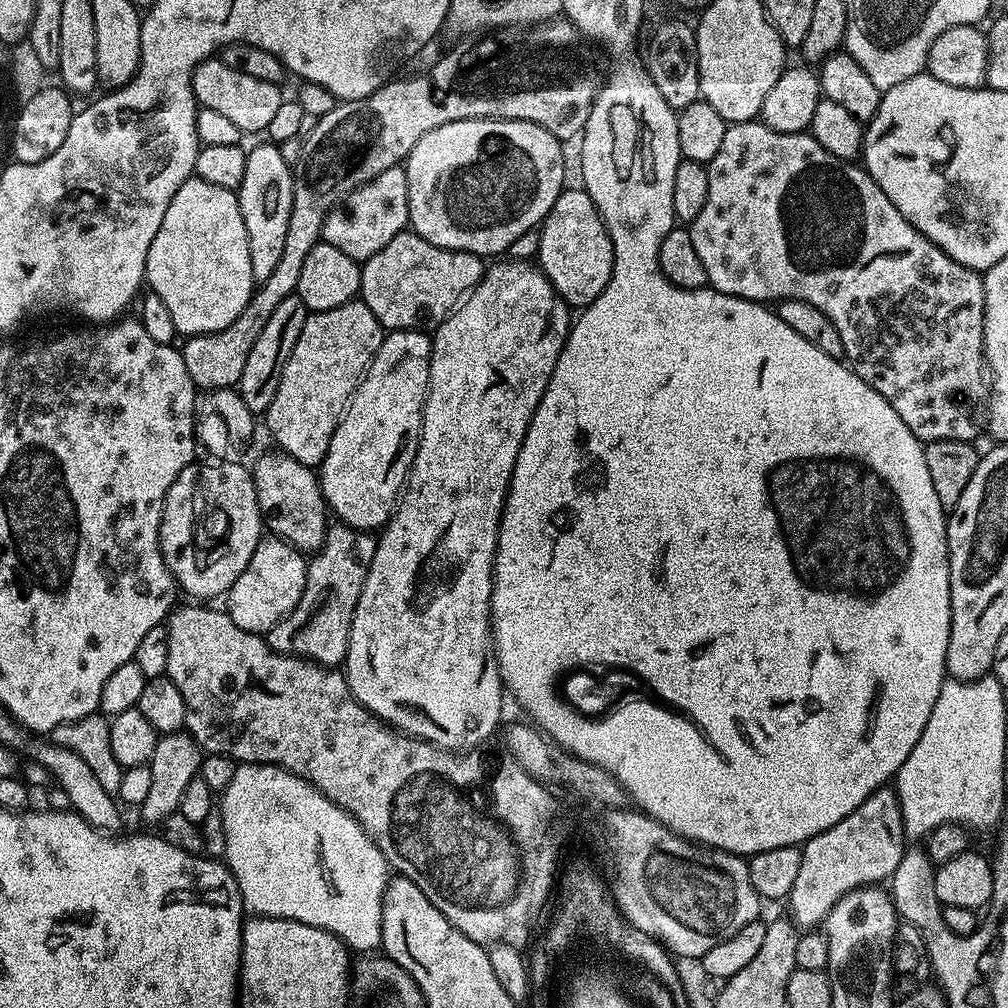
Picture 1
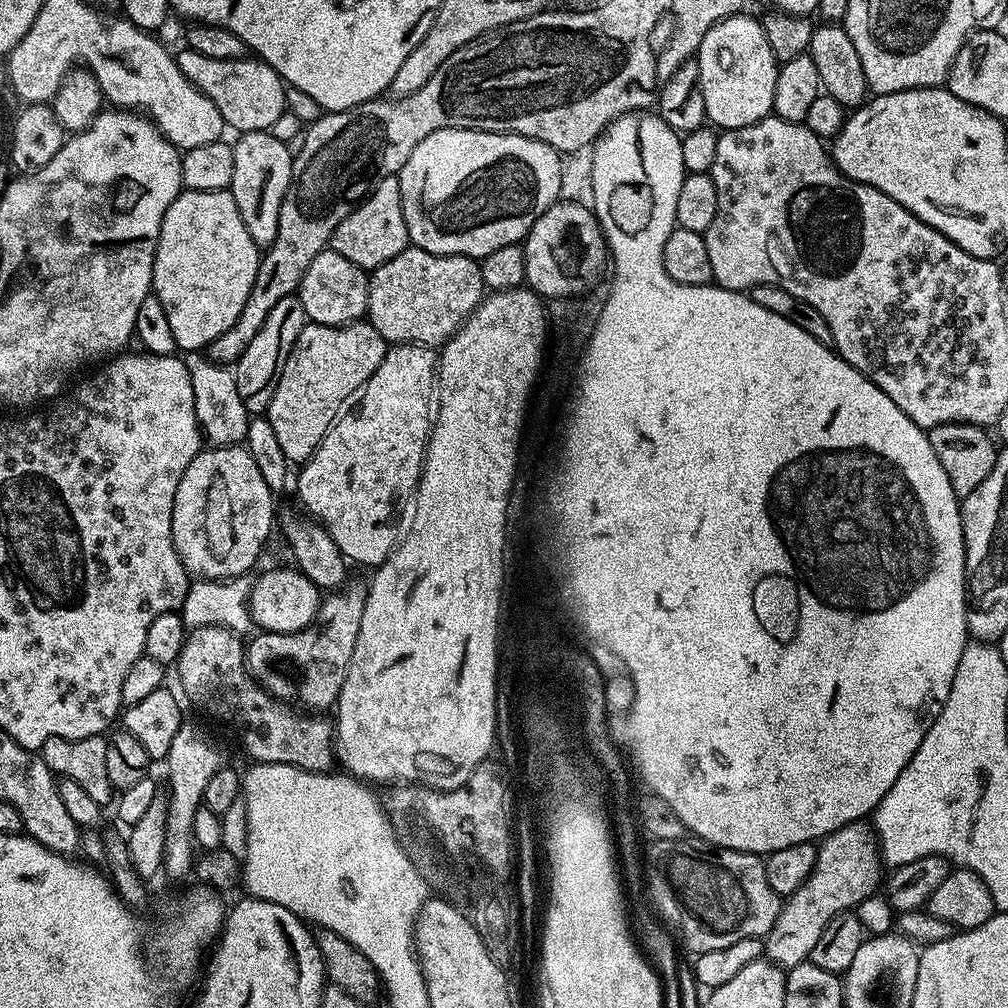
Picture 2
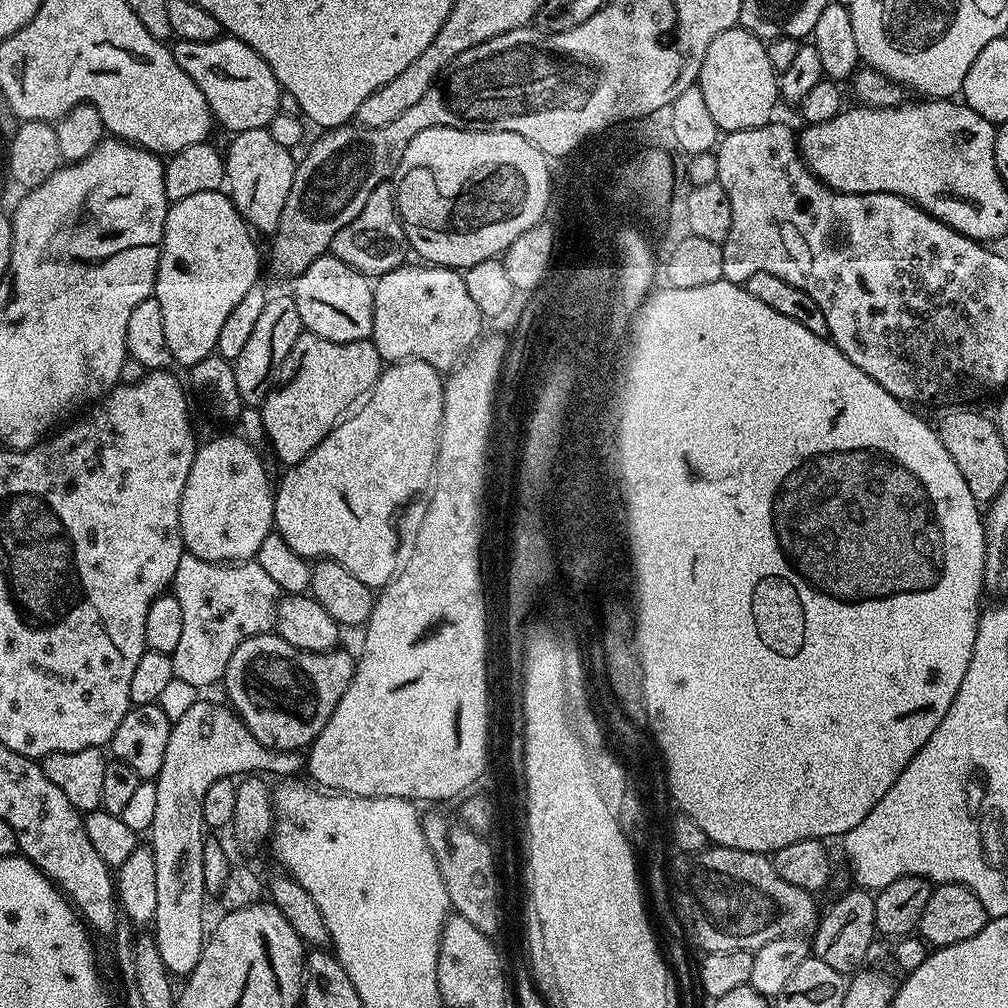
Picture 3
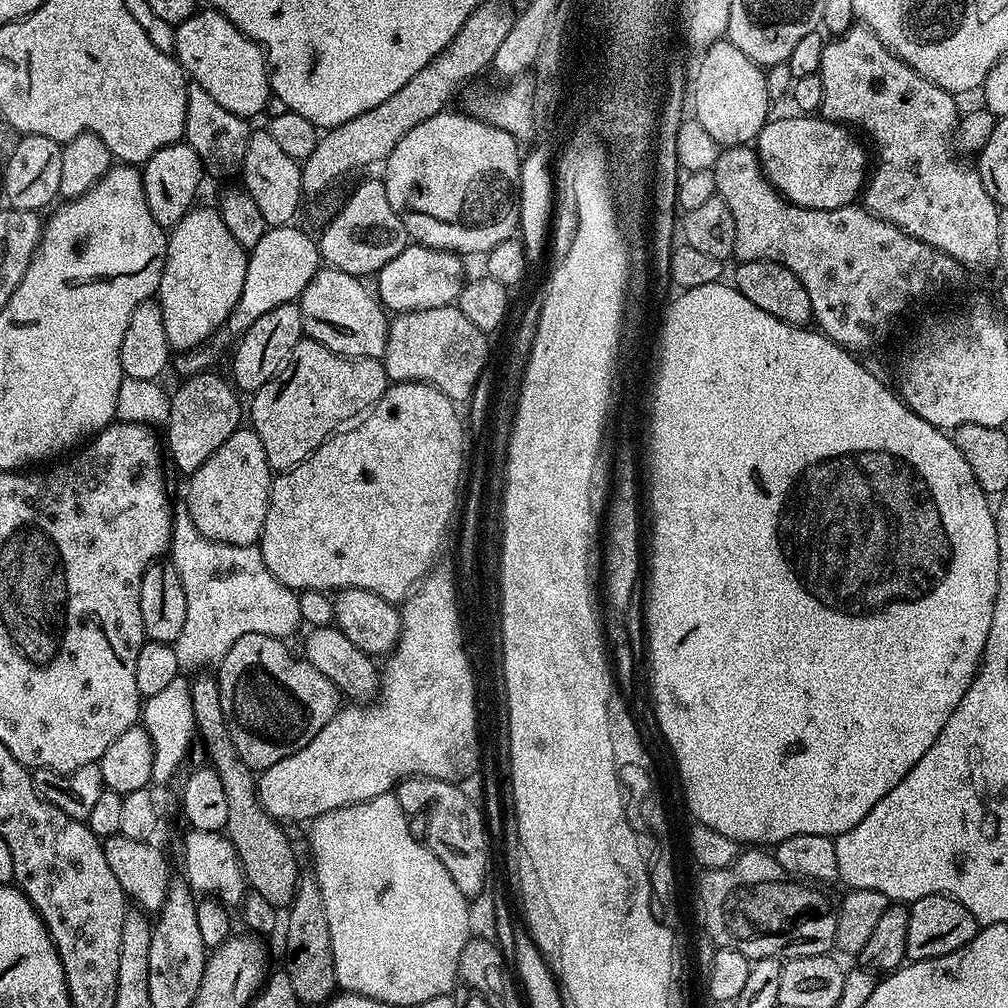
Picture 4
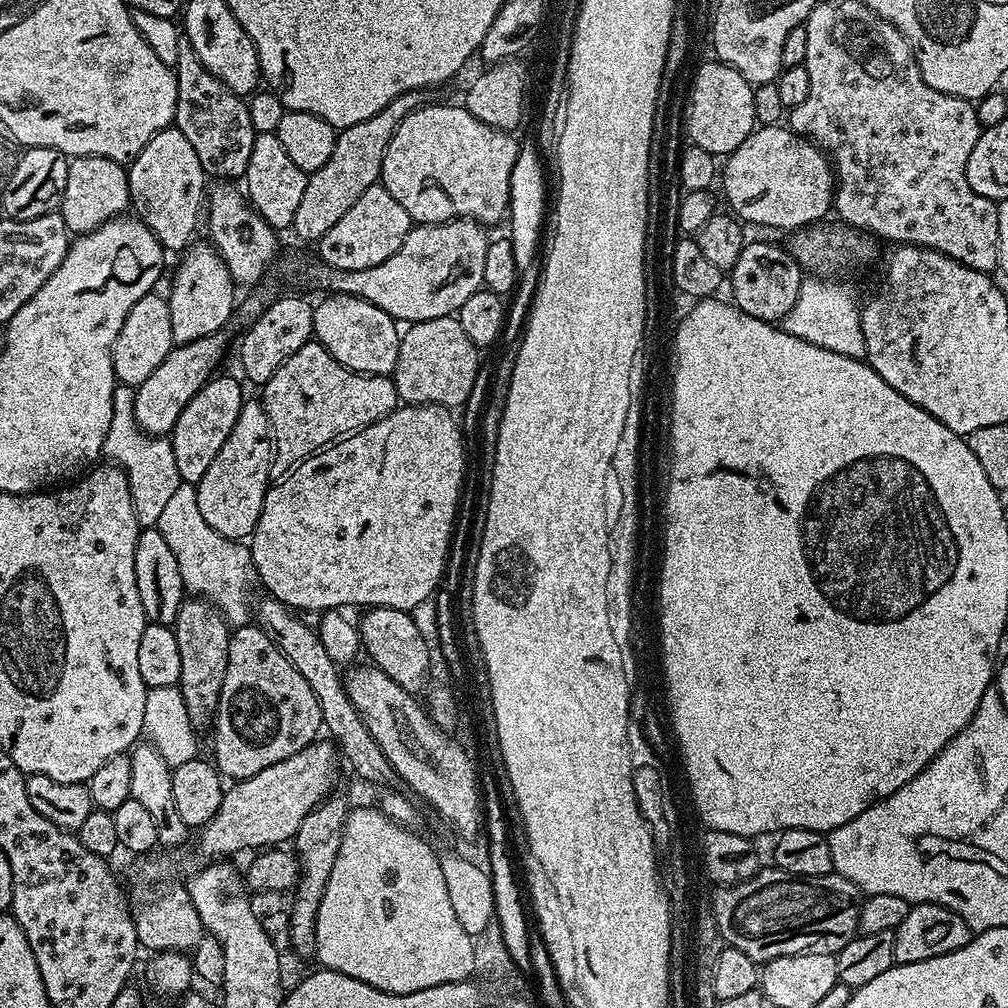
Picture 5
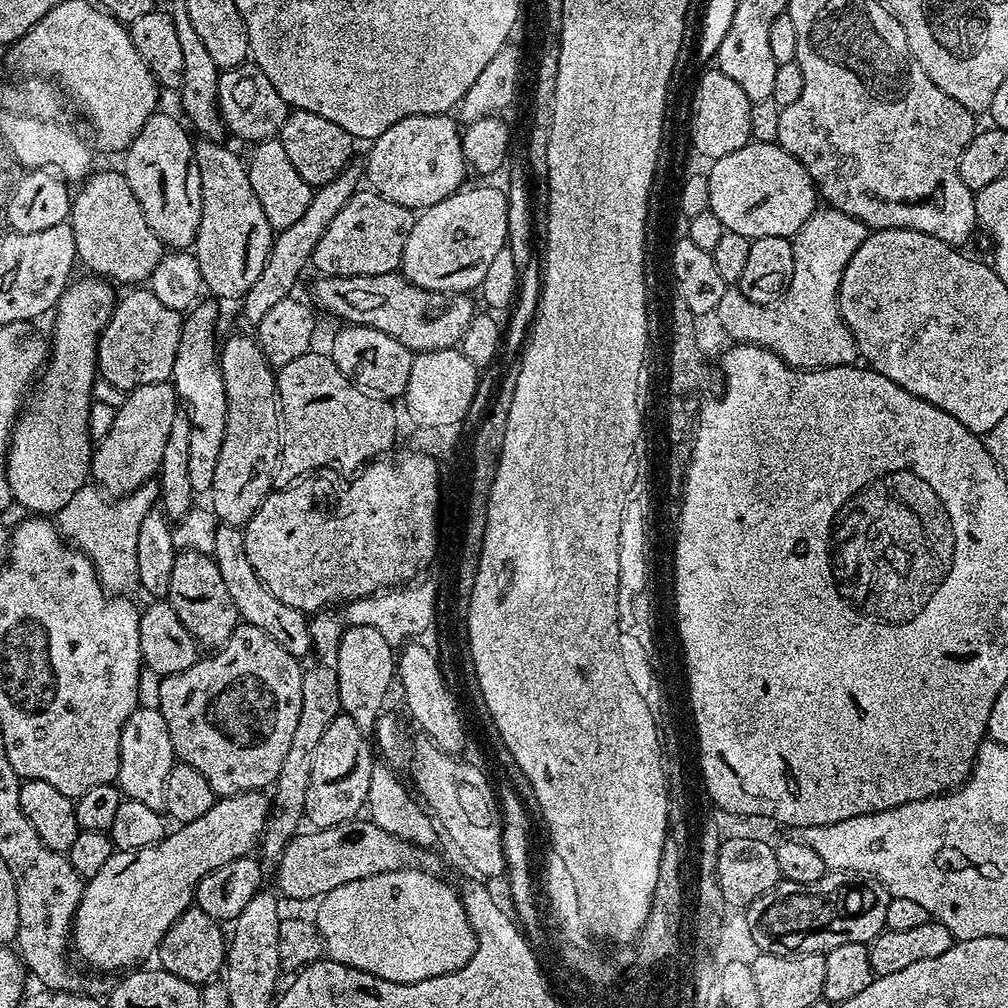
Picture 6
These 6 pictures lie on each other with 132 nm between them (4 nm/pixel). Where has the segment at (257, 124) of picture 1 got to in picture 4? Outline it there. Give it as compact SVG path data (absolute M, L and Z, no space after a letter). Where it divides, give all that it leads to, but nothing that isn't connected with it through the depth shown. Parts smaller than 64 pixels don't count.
M205 7L198 10L186 22L175 25L176 29L176 51L174 53L180 61L180 67L184 69L189 81L196 83L214 98L214 102L219 102L230 114L238 114L245 118L253 118L259 112L263 113L268 106L270 89L268 87L268 66L264 58L264 49L249 38L234 22L230 22L226 17L217 12L215 8Z

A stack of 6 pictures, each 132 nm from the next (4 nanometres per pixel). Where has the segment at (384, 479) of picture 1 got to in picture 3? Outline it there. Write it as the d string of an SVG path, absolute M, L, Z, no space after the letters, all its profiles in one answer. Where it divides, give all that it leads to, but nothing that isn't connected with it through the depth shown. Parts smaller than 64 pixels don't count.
M421 360L389 363L363 403L347 418L341 419L331 434L302 458L302 462L291 465L280 484L278 480L275 485L272 522L286 546L298 556L338 562L366 587L383 588L398 568L396 528L392 518L407 500L424 487L425 491L433 479L443 409L444 380L438 369Z

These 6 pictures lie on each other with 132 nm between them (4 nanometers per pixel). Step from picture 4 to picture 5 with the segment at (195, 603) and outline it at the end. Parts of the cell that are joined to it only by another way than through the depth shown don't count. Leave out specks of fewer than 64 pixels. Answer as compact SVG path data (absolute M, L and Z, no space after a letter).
M181 483L173 497L166 502L161 517L156 520L162 538L169 543L174 558L178 561L179 573L185 589L193 595L211 600L225 614L233 627L249 623L252 614L250 586L257 581L251 549L241 541L226 539L206 522L198 509L195 485Z

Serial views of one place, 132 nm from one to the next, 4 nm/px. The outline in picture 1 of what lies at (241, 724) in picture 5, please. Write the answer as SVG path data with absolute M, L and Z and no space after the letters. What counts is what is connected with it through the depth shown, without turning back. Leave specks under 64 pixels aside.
M333 523L322 546L308 560L306 586L298 606L266 634L268 645L283 656L298 656L325 666L340 666L348 655L350 626L370 562L374 562L377 537L371 531Z

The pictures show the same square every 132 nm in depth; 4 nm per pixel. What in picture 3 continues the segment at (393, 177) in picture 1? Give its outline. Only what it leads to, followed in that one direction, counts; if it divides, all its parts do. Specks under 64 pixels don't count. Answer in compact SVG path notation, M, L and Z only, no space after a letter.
M391 183L379 184L374 194L366 198L362 214L358 214L354 222L346 222L346 226L334 234L330 252L369 278L378 278L405 263L407 256L404 255L409 255L410 249L400 215L396 212L396 193Z

